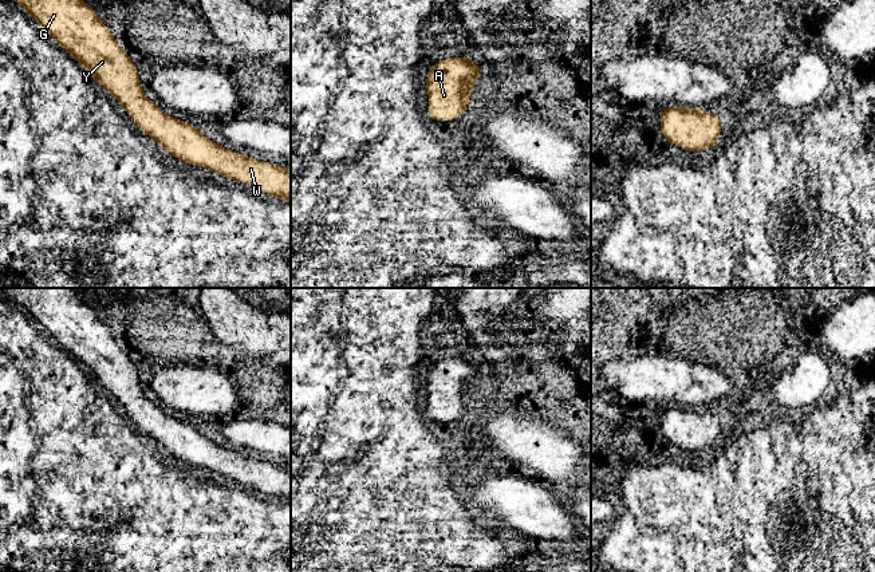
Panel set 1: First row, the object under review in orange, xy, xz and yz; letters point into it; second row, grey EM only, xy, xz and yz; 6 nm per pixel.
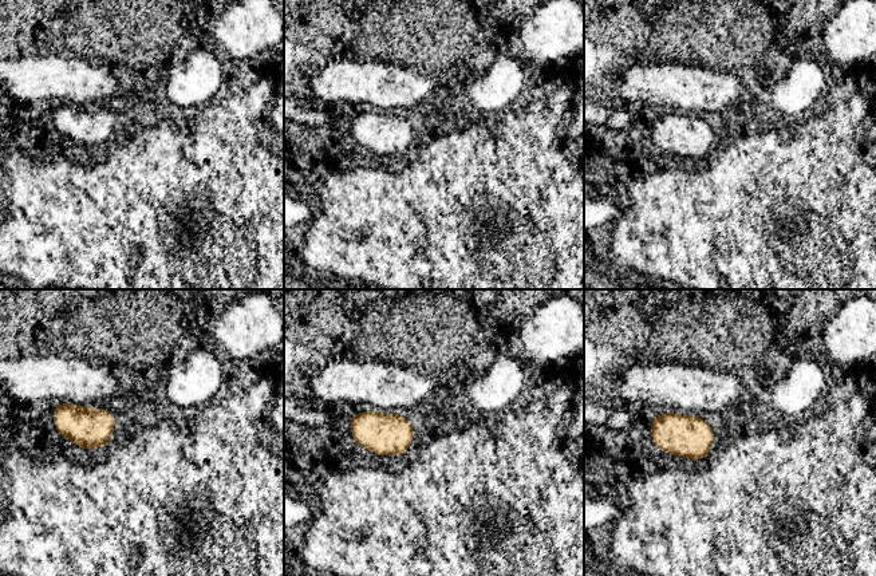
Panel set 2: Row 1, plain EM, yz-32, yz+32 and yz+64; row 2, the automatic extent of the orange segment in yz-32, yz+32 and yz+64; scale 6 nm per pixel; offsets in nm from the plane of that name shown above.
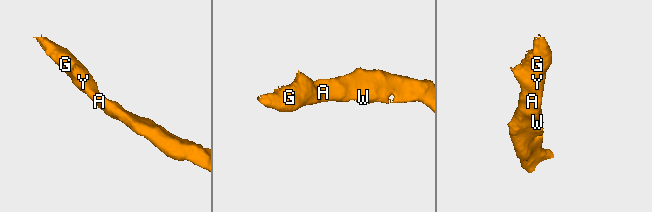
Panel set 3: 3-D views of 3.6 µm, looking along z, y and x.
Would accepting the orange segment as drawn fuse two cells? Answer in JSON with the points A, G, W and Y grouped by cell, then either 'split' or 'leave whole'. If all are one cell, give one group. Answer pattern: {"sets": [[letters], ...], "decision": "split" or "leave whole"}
{"sets": [["A", "G", "W", "Y"]], "decision": "leave whole"}

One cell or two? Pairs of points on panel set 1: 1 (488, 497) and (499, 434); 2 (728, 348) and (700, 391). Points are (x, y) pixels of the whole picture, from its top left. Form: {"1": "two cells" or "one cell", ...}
{"1": "two cells", "2": "two cells"}

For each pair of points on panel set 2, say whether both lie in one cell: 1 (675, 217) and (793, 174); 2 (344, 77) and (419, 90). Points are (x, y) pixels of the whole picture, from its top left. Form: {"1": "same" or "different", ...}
{"1": "same", "2": "same"}

